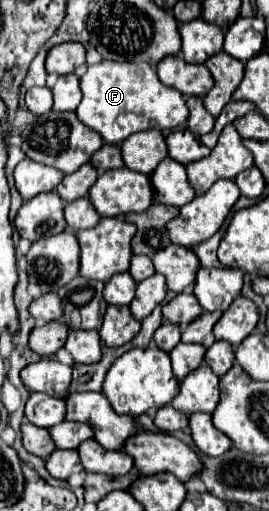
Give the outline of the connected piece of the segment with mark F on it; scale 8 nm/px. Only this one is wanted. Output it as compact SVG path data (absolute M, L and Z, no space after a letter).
M103 60L89 66L81 76L81 90L83 100L75 112L79 120L99 132L107 144L121 144L127 136L141 130L171 130L189 116L183 96L163 86L157 80L155 68L149 64Z

